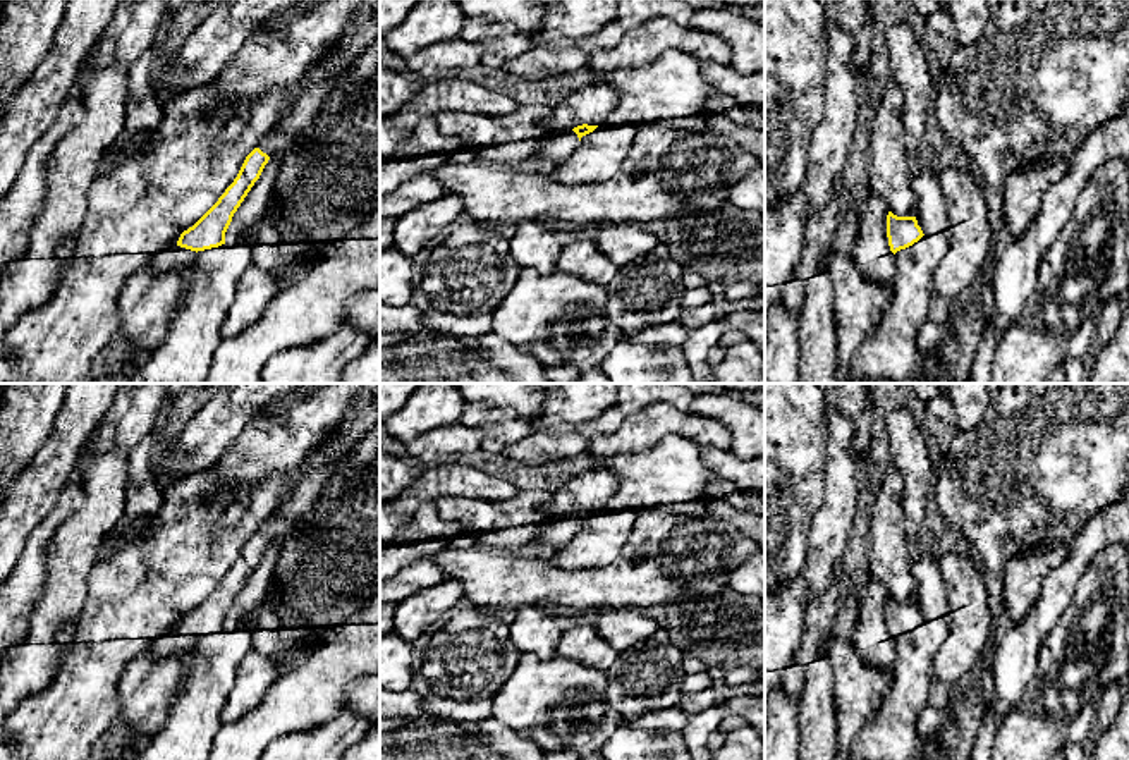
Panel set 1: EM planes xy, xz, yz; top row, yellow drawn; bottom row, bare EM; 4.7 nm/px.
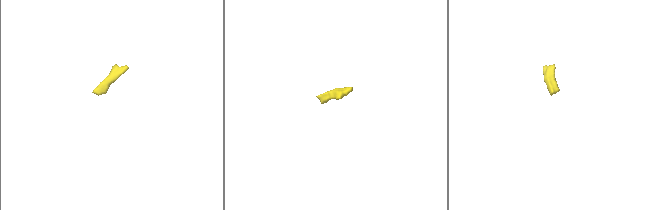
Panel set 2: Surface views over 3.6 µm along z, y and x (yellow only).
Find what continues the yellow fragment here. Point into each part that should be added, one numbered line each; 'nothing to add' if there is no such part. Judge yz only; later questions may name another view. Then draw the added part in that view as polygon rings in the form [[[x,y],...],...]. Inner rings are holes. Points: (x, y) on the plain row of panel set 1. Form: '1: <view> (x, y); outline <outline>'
nothing to add

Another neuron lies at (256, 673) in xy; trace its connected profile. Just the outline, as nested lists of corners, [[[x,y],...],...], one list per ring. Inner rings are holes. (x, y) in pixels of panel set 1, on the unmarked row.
[[[251,650],[241,662],[232,691],[220,714],[222,724],[234,722],[259,705],[272,683],[294,664]]]

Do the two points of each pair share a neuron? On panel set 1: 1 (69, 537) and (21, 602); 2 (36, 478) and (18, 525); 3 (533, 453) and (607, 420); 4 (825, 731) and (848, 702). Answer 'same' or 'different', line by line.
1: different
2: same
3: same
4: different

